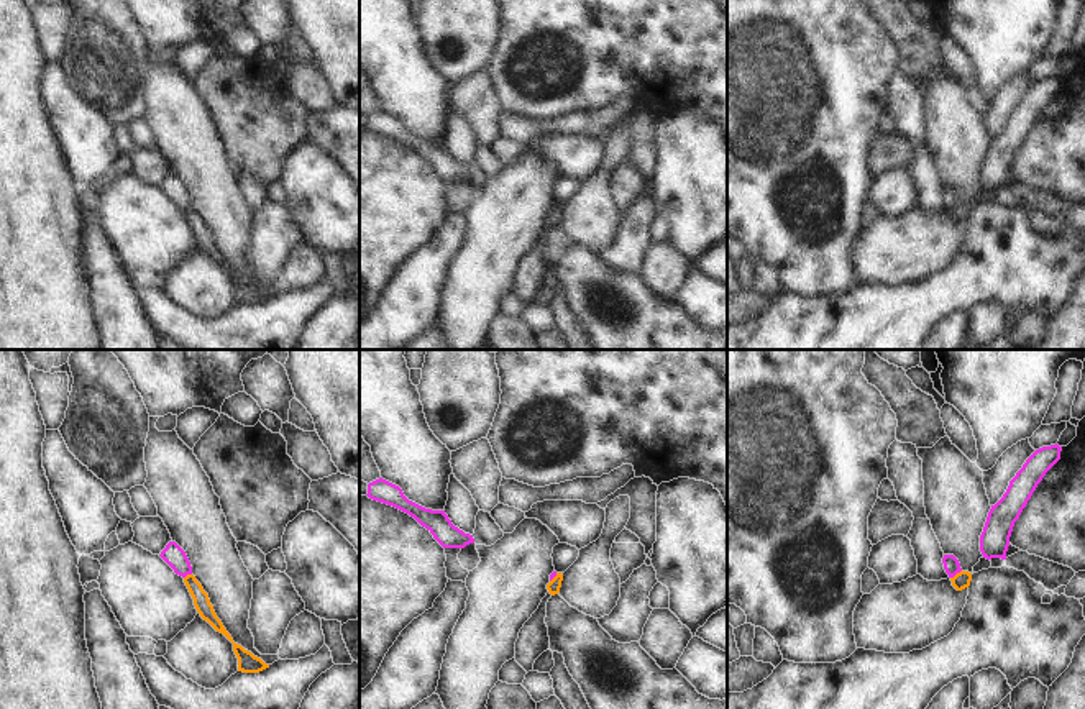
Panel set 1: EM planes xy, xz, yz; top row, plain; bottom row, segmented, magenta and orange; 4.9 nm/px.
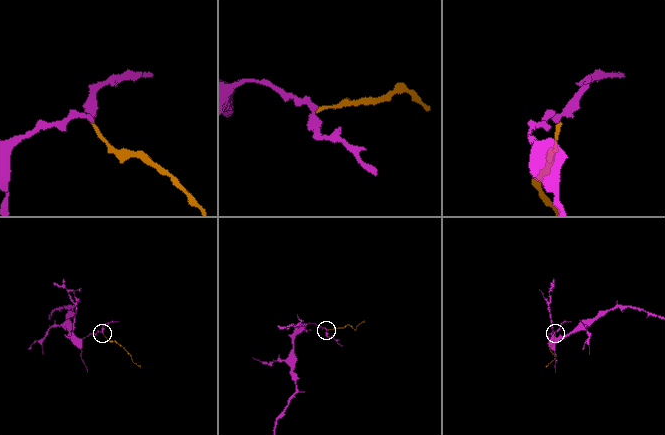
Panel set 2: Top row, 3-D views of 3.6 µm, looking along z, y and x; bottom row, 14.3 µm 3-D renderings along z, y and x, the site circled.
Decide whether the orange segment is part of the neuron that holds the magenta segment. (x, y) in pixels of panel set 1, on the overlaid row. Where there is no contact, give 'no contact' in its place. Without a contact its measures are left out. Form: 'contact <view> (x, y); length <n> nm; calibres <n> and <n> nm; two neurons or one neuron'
contact yz (956, 573); length 70 nm; calibres 80 and 80 nm; two neurons

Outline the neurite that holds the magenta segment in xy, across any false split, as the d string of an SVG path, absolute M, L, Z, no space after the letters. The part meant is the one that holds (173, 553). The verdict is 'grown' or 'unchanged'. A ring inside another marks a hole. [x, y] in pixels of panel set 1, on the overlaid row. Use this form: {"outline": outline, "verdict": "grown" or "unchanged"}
{"outline": "M169 542L159 556L174 569L176 574L182 578L192 574L190 561L176 542Z", "verdict": "unchanged"}

